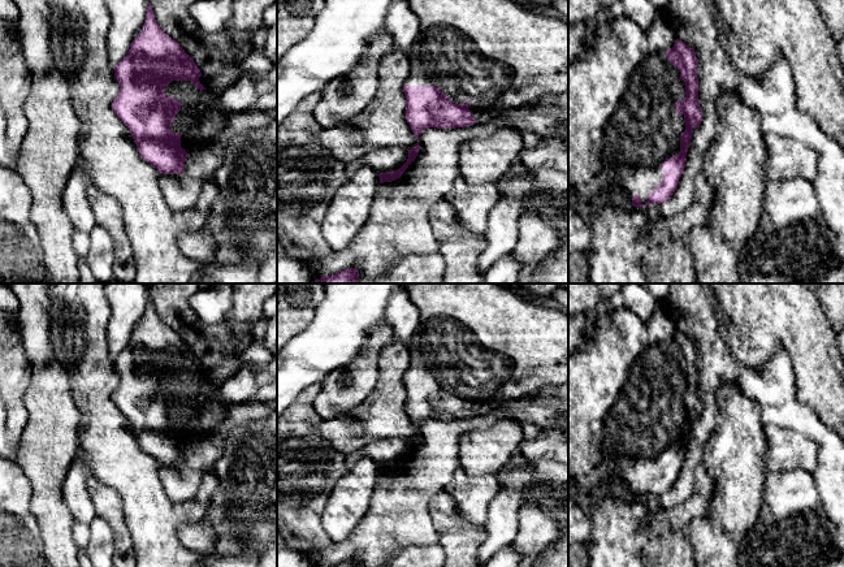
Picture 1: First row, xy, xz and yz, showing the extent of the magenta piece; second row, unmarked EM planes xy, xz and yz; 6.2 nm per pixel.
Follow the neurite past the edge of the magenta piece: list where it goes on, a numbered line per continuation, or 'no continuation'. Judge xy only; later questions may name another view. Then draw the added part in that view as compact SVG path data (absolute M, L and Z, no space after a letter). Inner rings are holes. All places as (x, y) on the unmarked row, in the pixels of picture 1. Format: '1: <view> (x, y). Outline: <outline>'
1: xy (204, 406). Outline: M272 354L268 363L246 365L221 382L209 380L202 367L199 372L205 378L202 382L190 372L172 372L165 378L165 386L181 394L181 402L170 415L170 423L181 427L181 438L187 445L199 443L211 437L213 430L228 420L234 404L277 401L277 354Z

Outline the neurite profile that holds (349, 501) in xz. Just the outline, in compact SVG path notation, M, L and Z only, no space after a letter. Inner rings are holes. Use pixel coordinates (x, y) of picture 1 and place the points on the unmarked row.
M363 458L334 485L321 515L321 527L333 542L346 540L363 519L378 475L378 464Z

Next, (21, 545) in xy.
M0 455L0 567L47 567L40 529L30 511L31 482L20 464Z

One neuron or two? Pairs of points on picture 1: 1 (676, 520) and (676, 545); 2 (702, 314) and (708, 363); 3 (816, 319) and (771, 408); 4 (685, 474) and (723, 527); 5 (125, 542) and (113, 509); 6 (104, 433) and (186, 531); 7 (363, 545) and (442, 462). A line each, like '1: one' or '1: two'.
1: one
2: one
3: two
4: two
5: one
6: two
7: one

